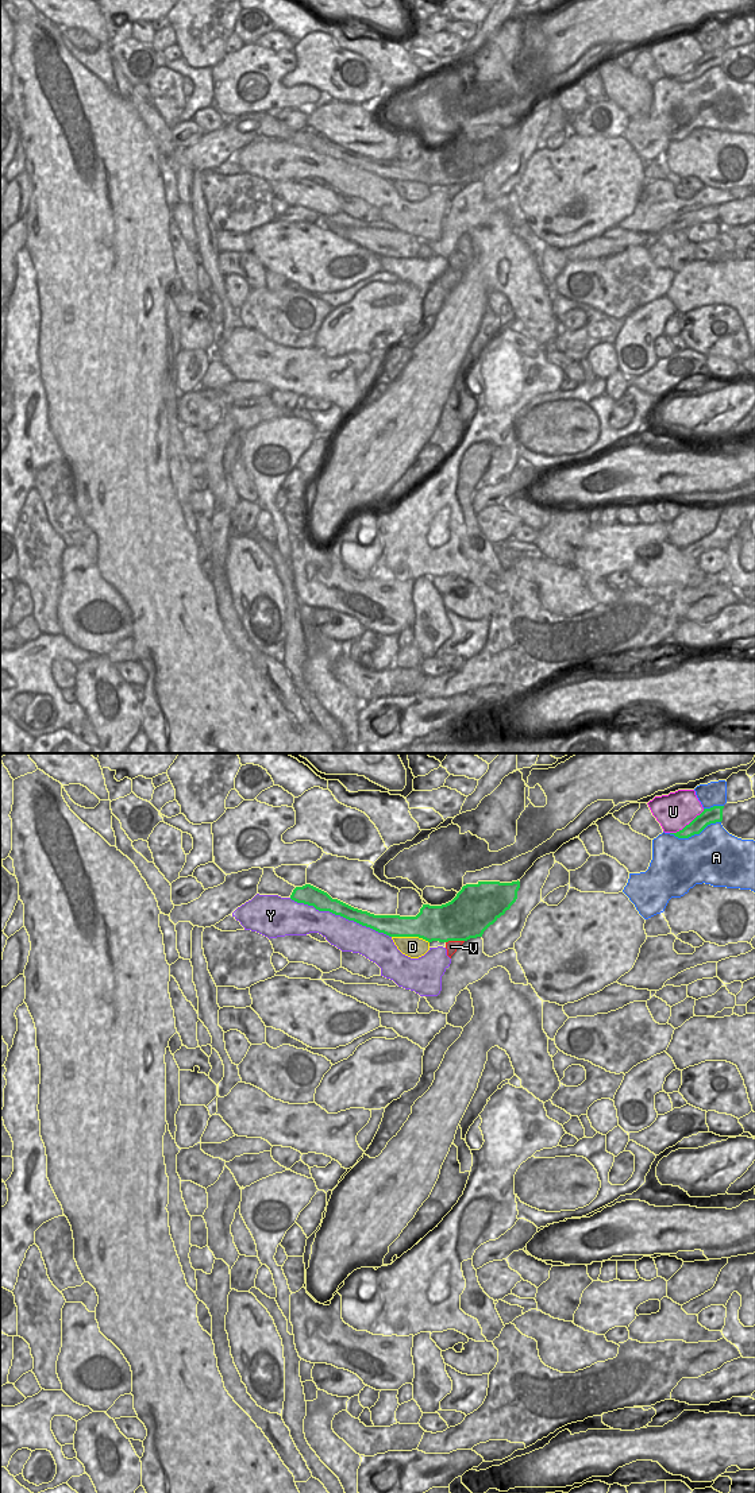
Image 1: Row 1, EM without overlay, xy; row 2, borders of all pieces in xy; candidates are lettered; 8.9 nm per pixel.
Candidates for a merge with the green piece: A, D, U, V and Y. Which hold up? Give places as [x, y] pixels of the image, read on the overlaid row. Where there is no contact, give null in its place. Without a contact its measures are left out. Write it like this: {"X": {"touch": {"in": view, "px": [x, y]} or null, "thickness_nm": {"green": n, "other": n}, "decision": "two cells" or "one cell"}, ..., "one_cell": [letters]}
{"A": {"touch": {"in": "xy", "px": [694, 833]}, "thickness_nm": {"green": 140, "other": 460}, "decision": "two cells"}, "D": {"touch": {"in": "xy", "px": [411, 936]}, "thickness_nm": {"green": 320, "other": 190}, "decision": "two cells"}, "U": {"touch": {"in": "xy", "px": [686, 825]}, "thickness_nm": {"green": 140, "other": 320}, "decision": "two cells"}, "V": {"touch": {"in": "xy", "px": [454, 940]}, "thickness_nm": {"green": 400, "other": 110}, "decision": "two cells"}, "Y": {"touch": {"in": "xy", "px": [341, 915]}, "thickness_nm": {"green": 170, "other": 280}, "decision": "two cells"}, "one_cell": []}

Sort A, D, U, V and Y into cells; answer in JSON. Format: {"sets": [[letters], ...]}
{"sets": [["A"], ["D"], ["U"], ["V"], ["Y"]]}

